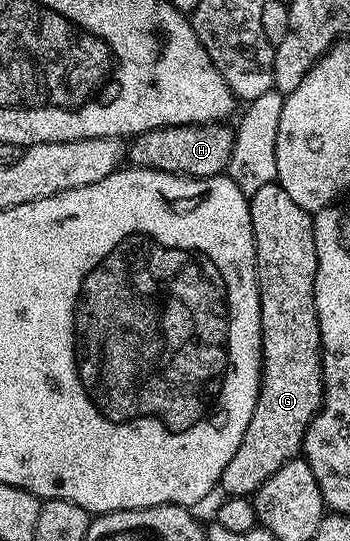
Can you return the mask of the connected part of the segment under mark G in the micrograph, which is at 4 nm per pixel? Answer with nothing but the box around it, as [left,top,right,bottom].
[219,183,324,497]

